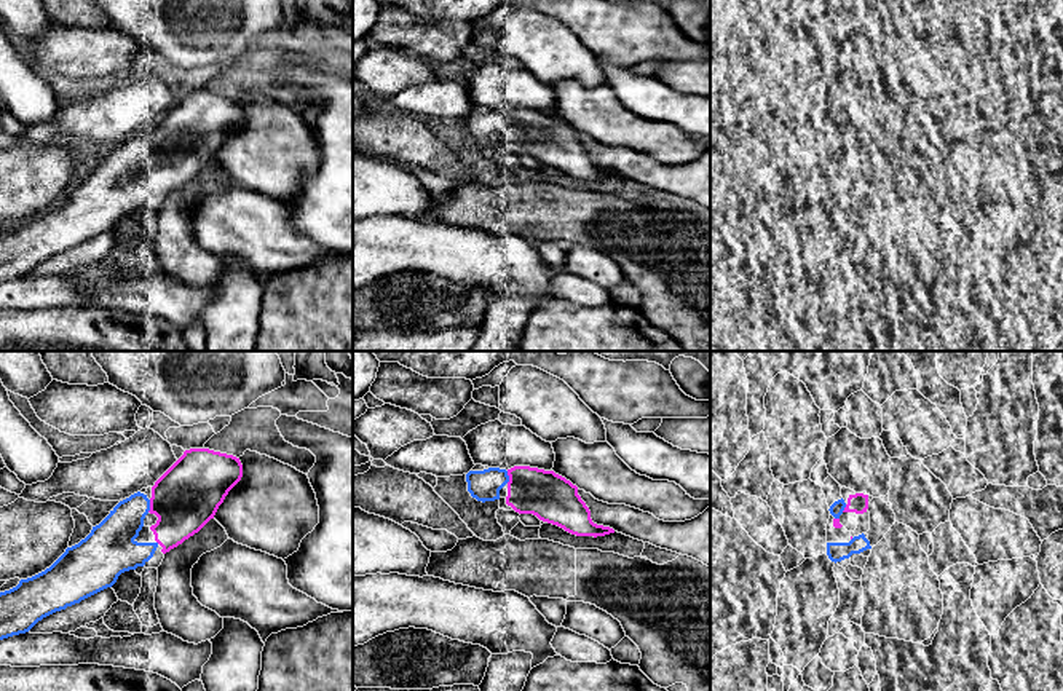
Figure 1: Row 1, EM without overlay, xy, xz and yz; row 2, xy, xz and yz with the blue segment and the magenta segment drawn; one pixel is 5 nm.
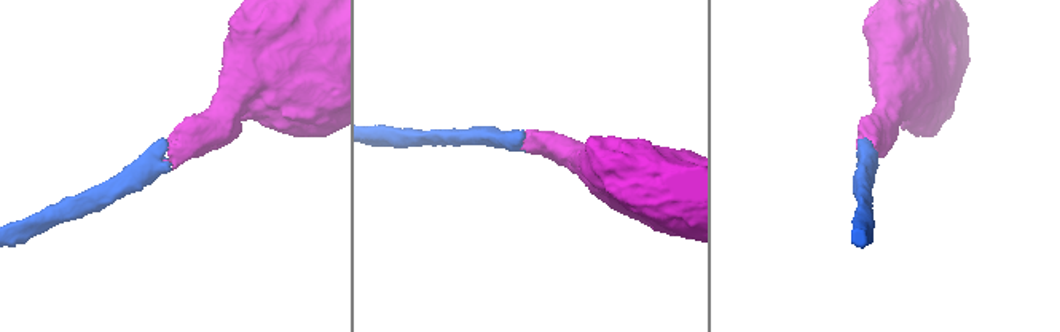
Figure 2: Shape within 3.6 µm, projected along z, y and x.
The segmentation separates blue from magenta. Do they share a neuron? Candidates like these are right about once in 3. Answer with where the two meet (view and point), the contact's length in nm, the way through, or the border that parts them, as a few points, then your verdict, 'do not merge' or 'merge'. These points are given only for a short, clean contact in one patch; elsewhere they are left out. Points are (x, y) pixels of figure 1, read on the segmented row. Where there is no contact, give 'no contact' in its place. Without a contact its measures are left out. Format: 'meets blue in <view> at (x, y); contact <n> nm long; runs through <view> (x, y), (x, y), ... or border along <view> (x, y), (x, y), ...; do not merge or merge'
meets blue in xy at (149, 506); contact 70 nm long; merge

